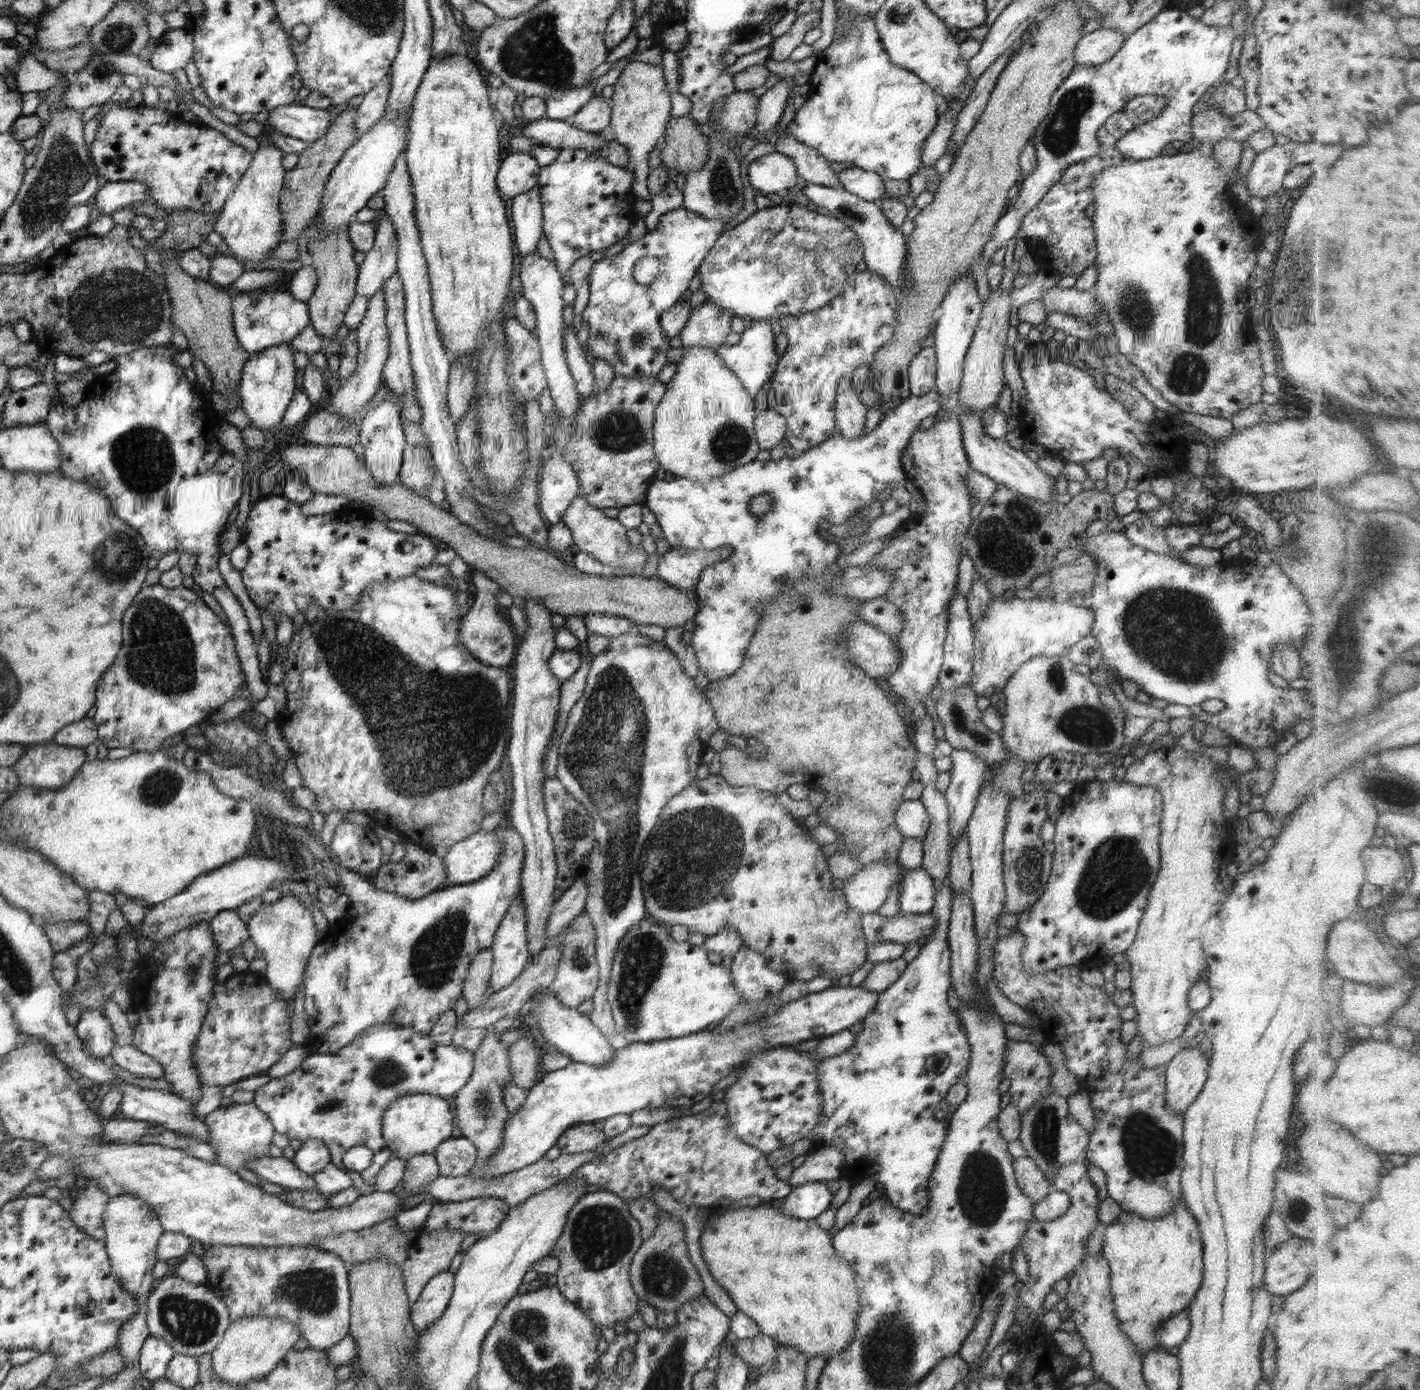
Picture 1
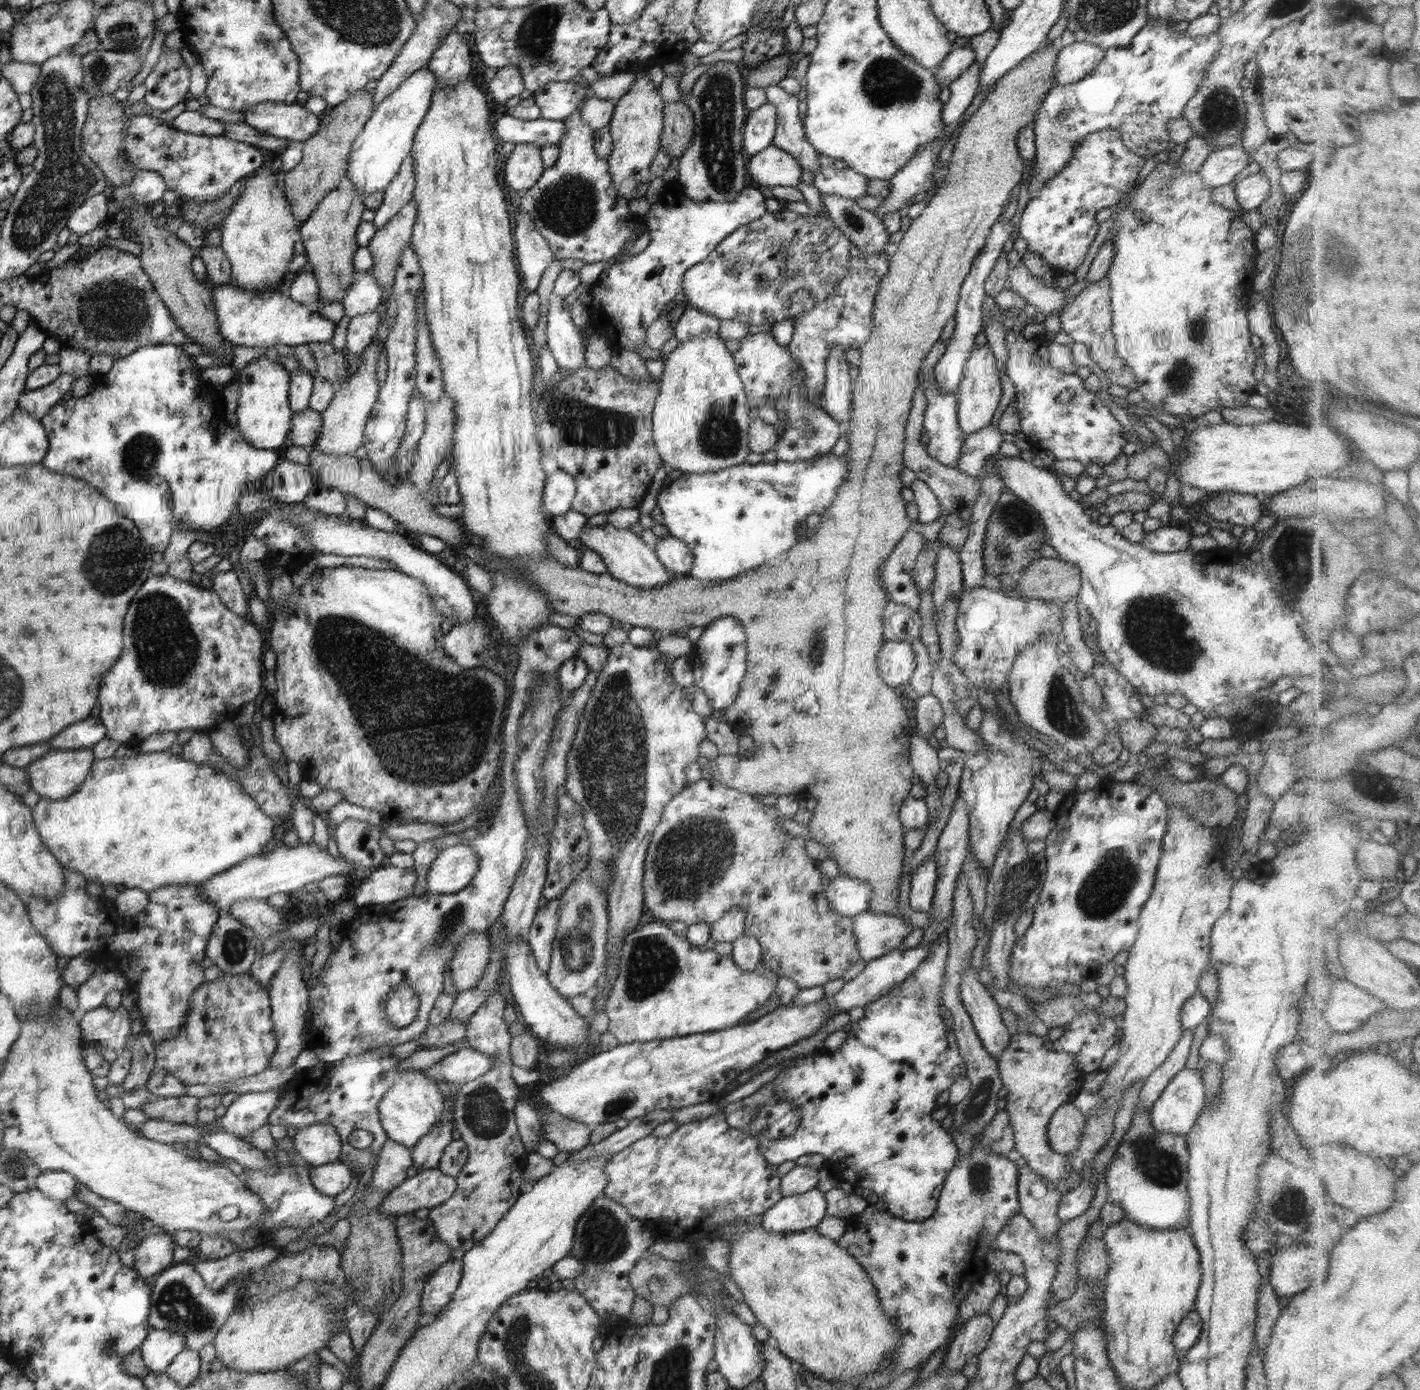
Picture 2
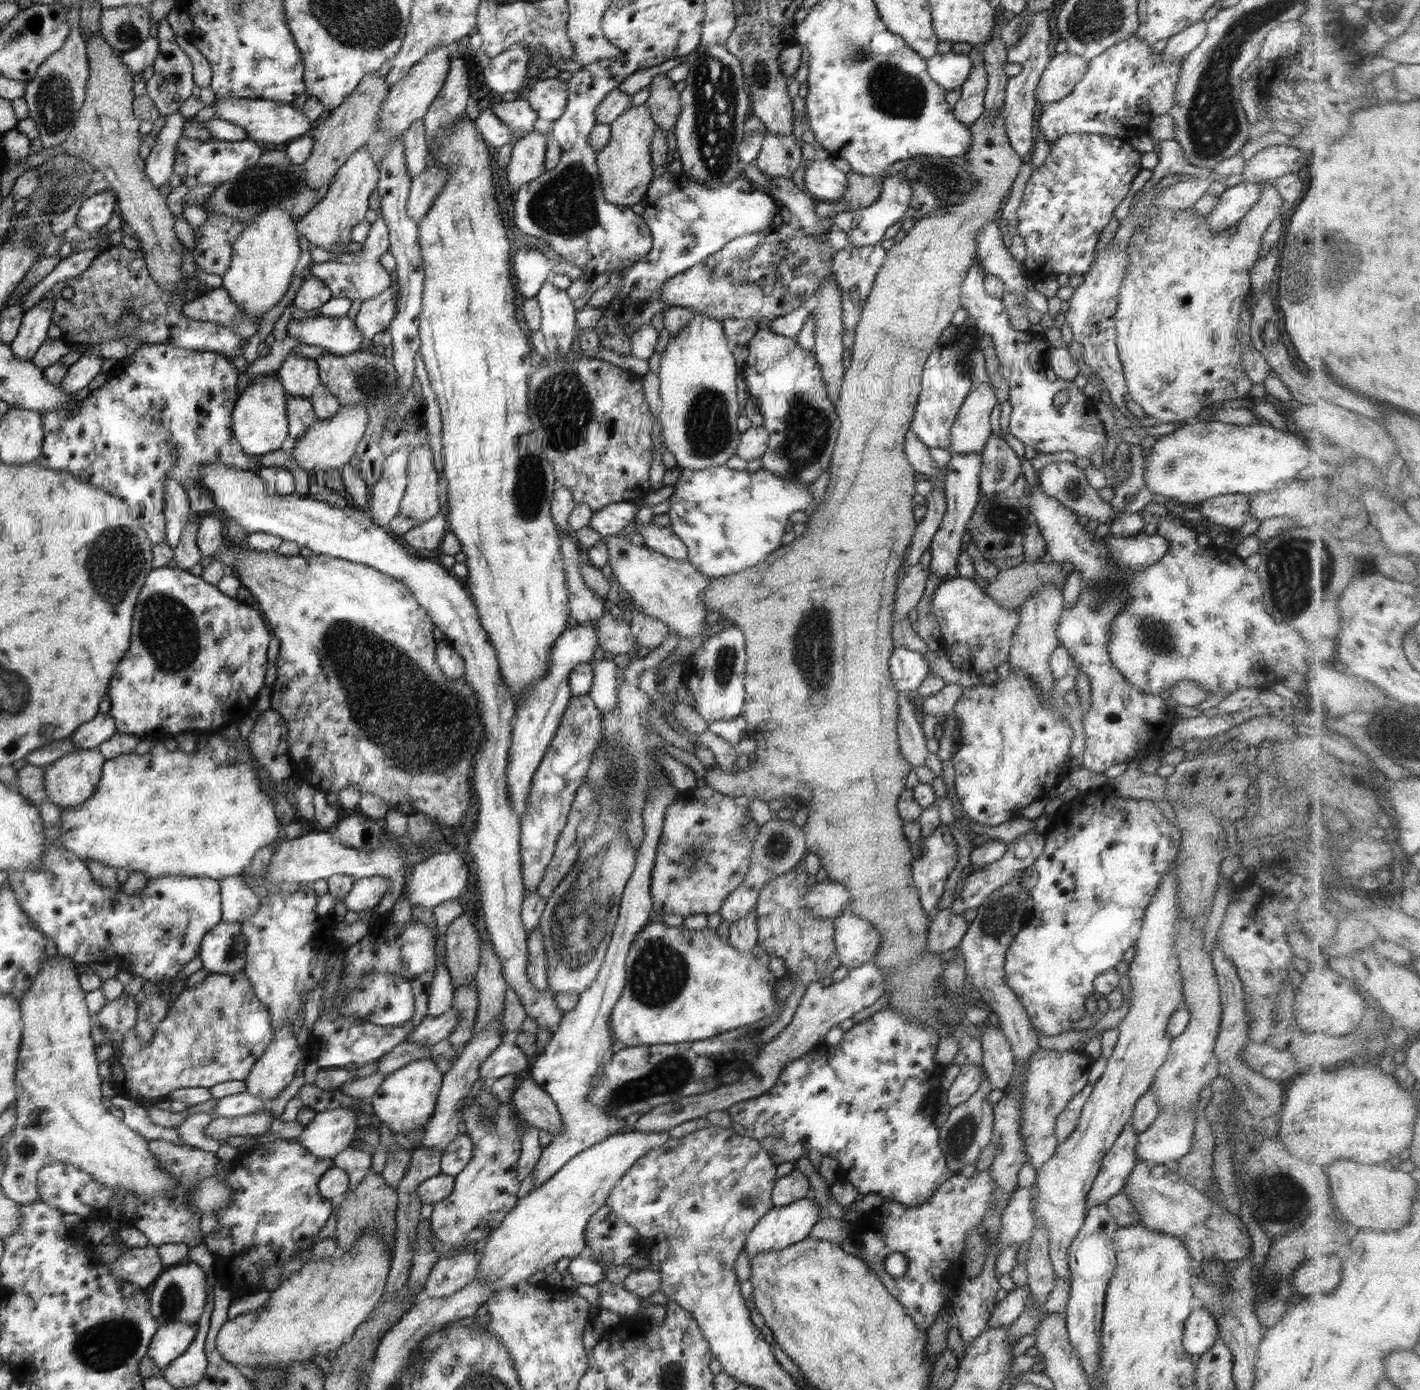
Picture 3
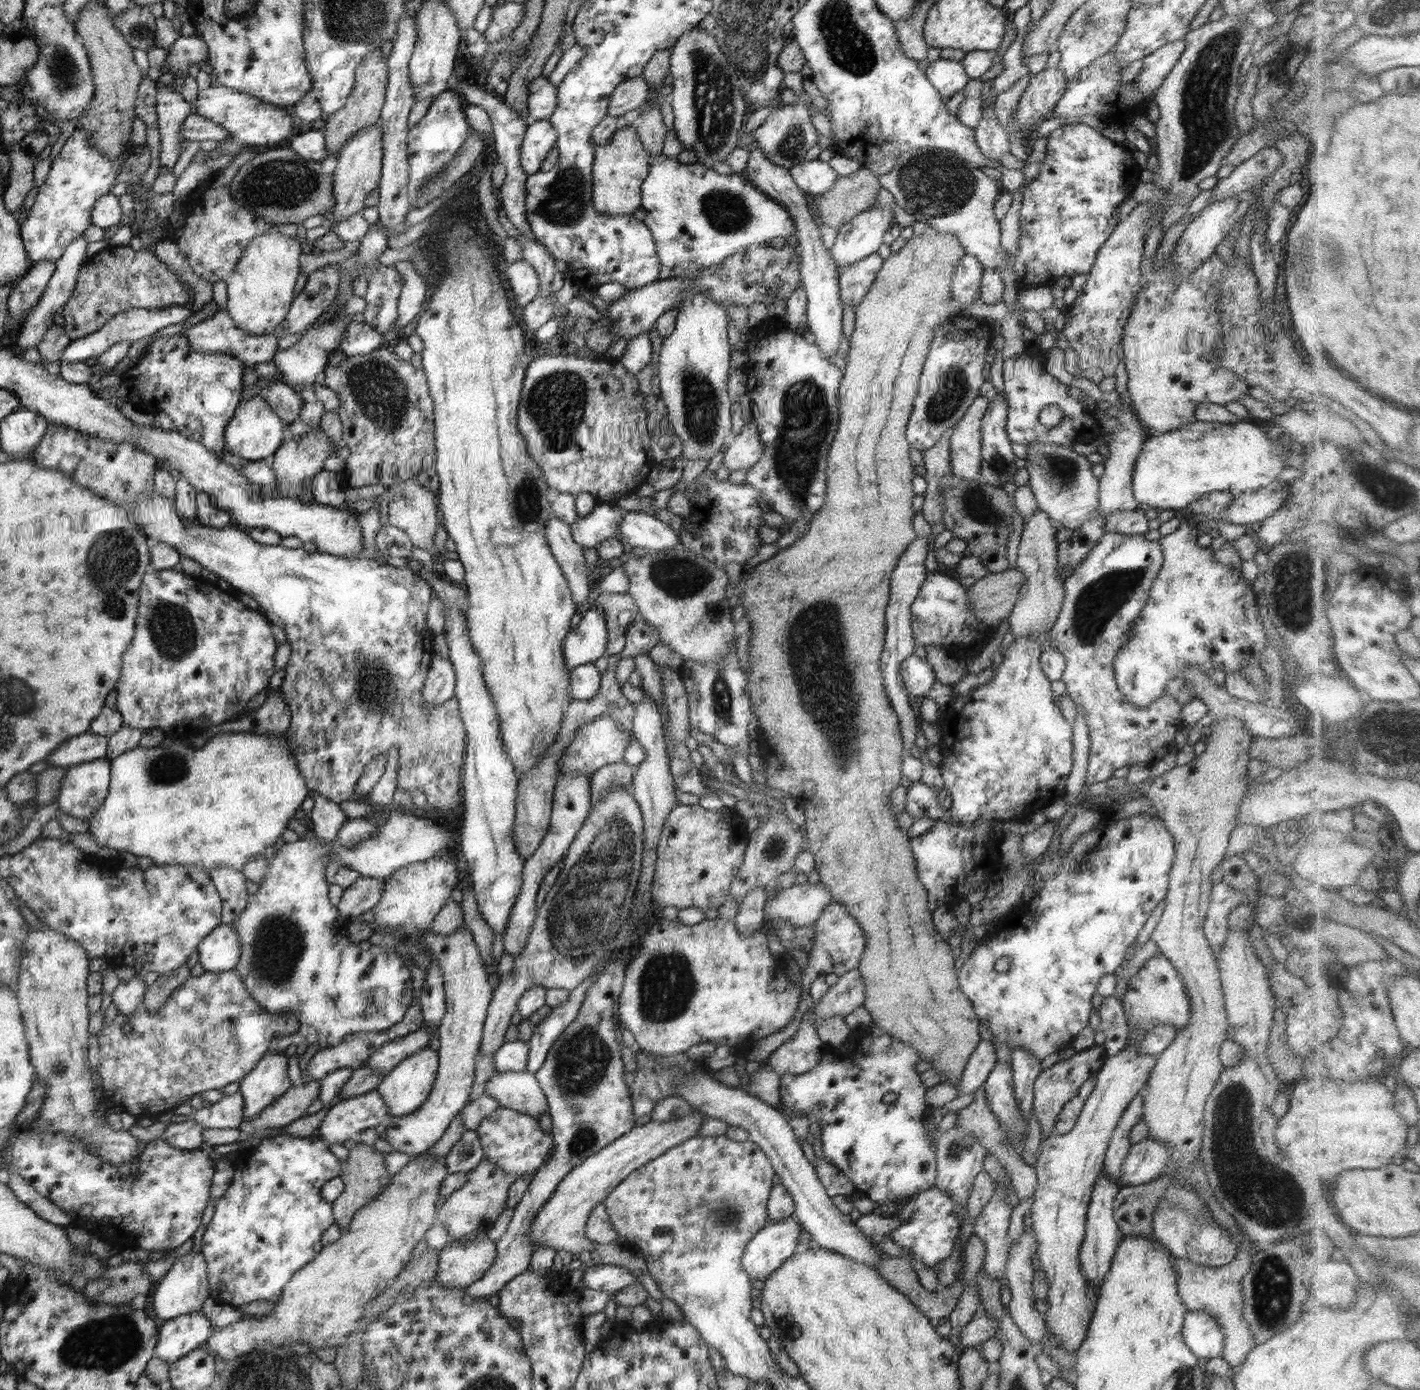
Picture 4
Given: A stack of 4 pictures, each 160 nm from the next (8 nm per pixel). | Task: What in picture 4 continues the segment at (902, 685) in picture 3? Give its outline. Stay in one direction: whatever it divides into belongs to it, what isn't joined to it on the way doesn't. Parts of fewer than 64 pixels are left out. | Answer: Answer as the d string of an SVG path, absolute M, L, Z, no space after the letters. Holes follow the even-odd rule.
M915 655L903 660L901 675L906 690L914 696L926 697L926 693L937 679L932 665Z

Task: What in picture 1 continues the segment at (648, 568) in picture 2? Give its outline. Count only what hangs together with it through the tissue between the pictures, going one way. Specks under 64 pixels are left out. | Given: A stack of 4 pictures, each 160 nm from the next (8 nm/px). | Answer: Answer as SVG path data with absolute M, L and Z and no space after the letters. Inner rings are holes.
M580 494L574 497L570 508L564 512L564 518L561 522L569 528L572 533L572 540L578 546L578 550L590 554L603 565L607 564L614 569L634 569L635 575L638 576L640 576L642 569L645 568L650 554L641 545L630 545L626 537L627 529L616 518L608 518L602 509L590 506L589 502L582 498Z

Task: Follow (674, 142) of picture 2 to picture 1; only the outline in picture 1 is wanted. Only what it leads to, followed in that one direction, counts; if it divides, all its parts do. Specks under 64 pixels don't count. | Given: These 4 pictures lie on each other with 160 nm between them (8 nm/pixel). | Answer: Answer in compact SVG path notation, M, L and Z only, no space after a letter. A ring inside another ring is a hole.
M671 116L660 148L660 159L672 174L688 175L702 169L709 159L709 142L693 118Z

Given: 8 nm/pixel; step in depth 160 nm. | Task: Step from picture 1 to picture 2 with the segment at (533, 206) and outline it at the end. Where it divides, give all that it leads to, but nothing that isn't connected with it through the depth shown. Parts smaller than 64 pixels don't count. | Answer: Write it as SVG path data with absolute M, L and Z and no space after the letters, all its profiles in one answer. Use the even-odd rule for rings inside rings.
M522 209L516 212L516 226L511 233L522 282L530 292L536 291L544 270L555 258L554 253L546 238L536 230L532 217Z

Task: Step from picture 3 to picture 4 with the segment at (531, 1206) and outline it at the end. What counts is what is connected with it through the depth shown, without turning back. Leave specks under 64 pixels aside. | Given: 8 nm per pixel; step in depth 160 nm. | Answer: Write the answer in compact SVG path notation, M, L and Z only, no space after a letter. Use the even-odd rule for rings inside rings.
M695 1111L693 1114L683 1115L672 1122L650 1121L642 1126L636 1126L626 1132L621 1138L611 1142L608 1146L591 1154L584 1162L572 1168L560 1181L558 1188L546 1201L546 1204L536 1213L530 1223L529 1241L536 1251L541 1246L549 1246L557 1251L581 1253L584 1256L590 1254L597 1243L592 1242L586 1235L586 1223L597 1204L614 1190L618 1183L622 1182L631 1172L644 1166L647 1162L662 1156L667 1150L674 1148L686 1139L696 1138L700 1132L700 1126L704 1114Z

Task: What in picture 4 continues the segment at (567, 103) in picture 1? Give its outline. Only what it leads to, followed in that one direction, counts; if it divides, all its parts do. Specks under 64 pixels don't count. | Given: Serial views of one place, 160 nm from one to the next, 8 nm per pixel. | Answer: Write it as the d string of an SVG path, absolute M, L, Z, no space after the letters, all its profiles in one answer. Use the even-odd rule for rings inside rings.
M540 76L529 86L527 121L546 120L553 115L557 105L557 88L548 77Z

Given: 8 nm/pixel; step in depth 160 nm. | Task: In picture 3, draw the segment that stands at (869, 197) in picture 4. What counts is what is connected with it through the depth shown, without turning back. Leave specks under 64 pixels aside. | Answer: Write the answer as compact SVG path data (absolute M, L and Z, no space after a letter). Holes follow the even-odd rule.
M856 172L847 174L848 188L844 193L842 200L851 204L851 209L871 205L878 200L881 193L882 182L884 178L878 176L862 176Z

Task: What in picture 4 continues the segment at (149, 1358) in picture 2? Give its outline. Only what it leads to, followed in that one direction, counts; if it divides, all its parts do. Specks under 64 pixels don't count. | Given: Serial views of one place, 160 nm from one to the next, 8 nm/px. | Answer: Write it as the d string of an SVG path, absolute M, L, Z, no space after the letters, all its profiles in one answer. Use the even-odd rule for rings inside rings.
M202 1312L182 1314L163 1321L159 1327L161 1334L157 1342L156 1358L168 1364L203 1347L214 1332L209 1318Z

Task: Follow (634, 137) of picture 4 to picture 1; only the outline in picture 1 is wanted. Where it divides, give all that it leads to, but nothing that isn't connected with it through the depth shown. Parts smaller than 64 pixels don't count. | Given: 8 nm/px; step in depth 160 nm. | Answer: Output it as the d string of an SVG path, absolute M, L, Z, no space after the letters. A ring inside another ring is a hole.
M630 61L620 73L618 82L613 85L613 95L608 99L611 106L610 128L614 129L613 139L623 144L629 154L629 163L624 166L633 177L631 191L638 199L651 202L647 187L650 175L648 154L658 147L671 119L671 98L665 81L664 67L661 64Z

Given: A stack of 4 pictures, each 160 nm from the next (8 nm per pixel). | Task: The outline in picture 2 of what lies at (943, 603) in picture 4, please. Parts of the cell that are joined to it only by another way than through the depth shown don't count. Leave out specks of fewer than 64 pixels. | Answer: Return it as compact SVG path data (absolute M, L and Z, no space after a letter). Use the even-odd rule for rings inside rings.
M988 587L964 588L961 598L959 595L958 614L956 617L956 630L959 632L961 642L954 655L953 662L970 679L976 688L995 691L1000 689L1008 680L1008 673L1014 661L1027 646L1040 640L1043 636L1051 634L1056 640L1064 640L1063 634L1063 608L1060 605L1042 599L1027 599L1006 596L1002 591Z

